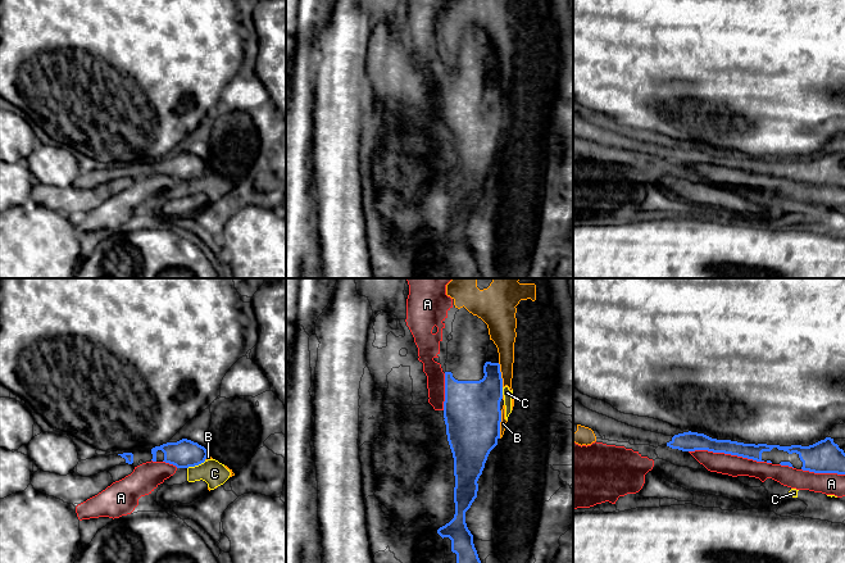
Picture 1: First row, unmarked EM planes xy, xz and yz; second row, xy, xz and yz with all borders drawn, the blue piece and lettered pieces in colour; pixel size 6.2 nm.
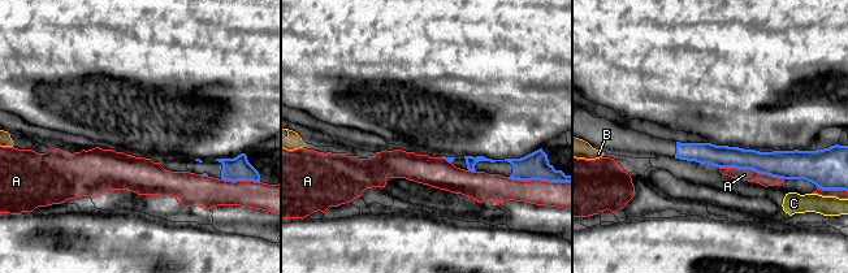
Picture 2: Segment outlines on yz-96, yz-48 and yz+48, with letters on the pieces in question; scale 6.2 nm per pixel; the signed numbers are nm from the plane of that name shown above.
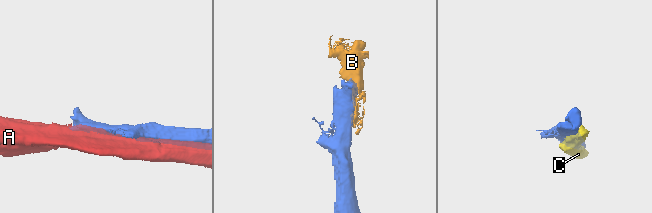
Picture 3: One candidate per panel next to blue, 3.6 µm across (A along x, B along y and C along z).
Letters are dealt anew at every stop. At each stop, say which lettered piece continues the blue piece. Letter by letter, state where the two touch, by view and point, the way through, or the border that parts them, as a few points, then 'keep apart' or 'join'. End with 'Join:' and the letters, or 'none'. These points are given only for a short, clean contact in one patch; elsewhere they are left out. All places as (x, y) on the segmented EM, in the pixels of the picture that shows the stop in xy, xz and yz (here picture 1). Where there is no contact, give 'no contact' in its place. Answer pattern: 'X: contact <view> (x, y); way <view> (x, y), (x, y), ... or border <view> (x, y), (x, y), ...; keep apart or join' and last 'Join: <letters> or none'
A: contact yz (726, 453); keep apart
B: contact xz (499, 425); keep apart
C: contact xy (196, 464); keep apart
Join: none

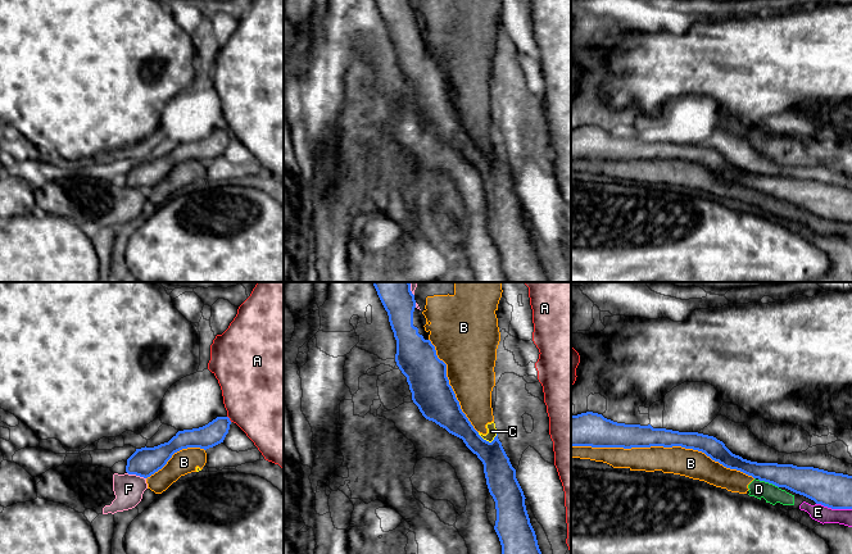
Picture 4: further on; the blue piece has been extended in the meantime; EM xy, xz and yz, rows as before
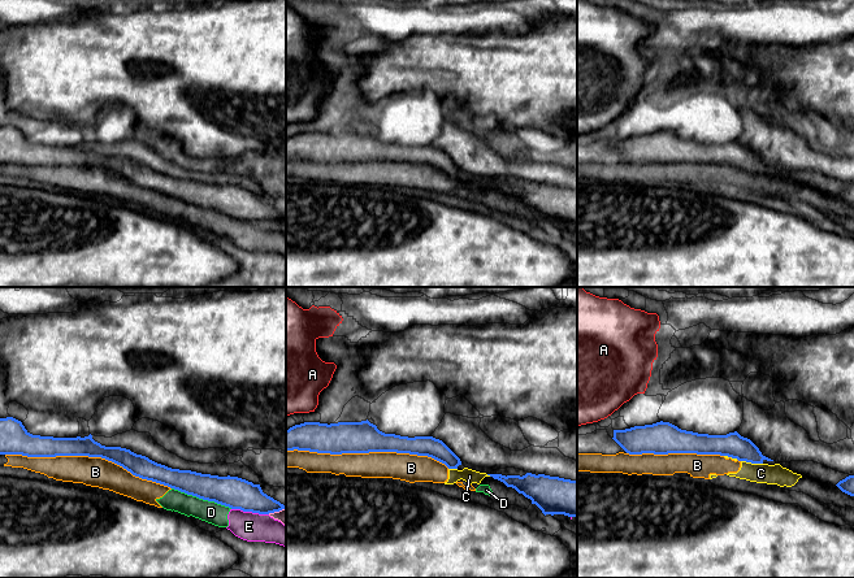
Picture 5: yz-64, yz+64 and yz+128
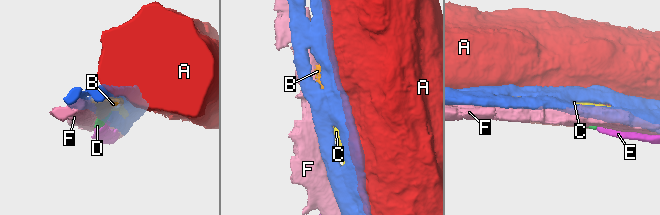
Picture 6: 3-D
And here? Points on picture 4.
A: contact xy (229, 418); keep apart
B: contact yz (662, 445); keep apart
C: contact xz (488, 441); keep apart
D: contact yz (769, 482); border yz (758, 478), (771, 482), (778, 487); keep apart
E: contact yz (834, 508); border yz (816, 503), (824, 507), (851, 509); keep apart
F: contact xy (136, 475); keep apart
Join: none

